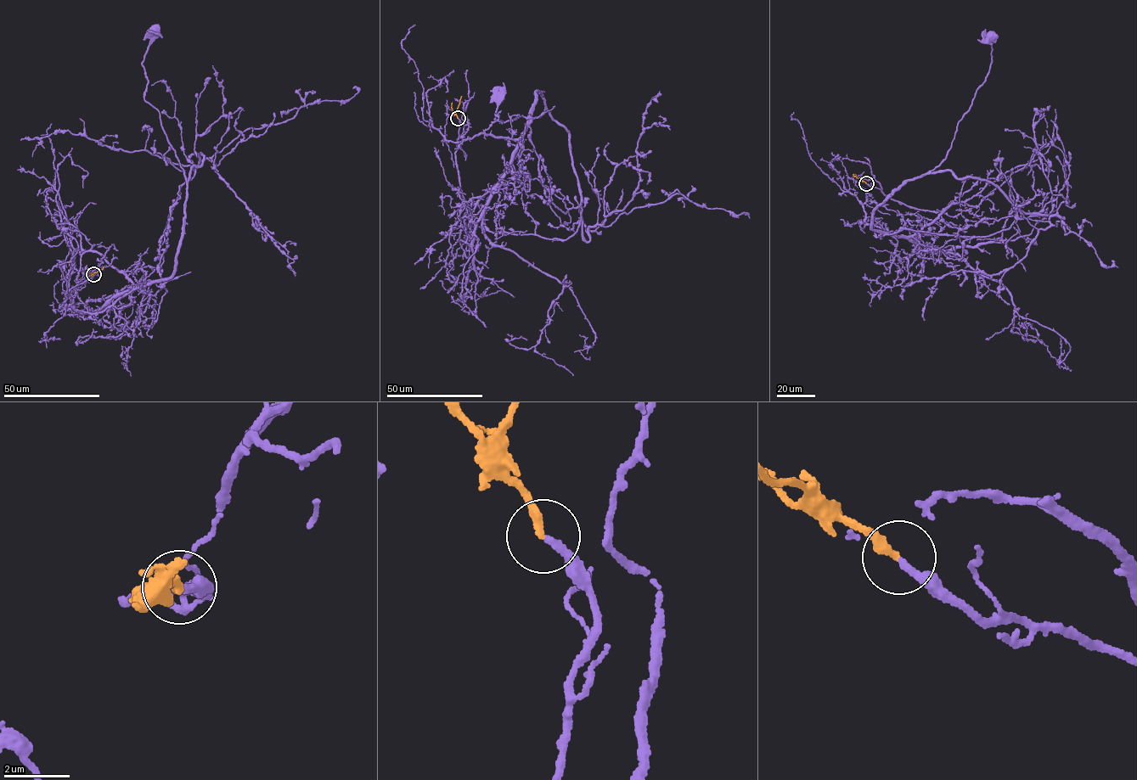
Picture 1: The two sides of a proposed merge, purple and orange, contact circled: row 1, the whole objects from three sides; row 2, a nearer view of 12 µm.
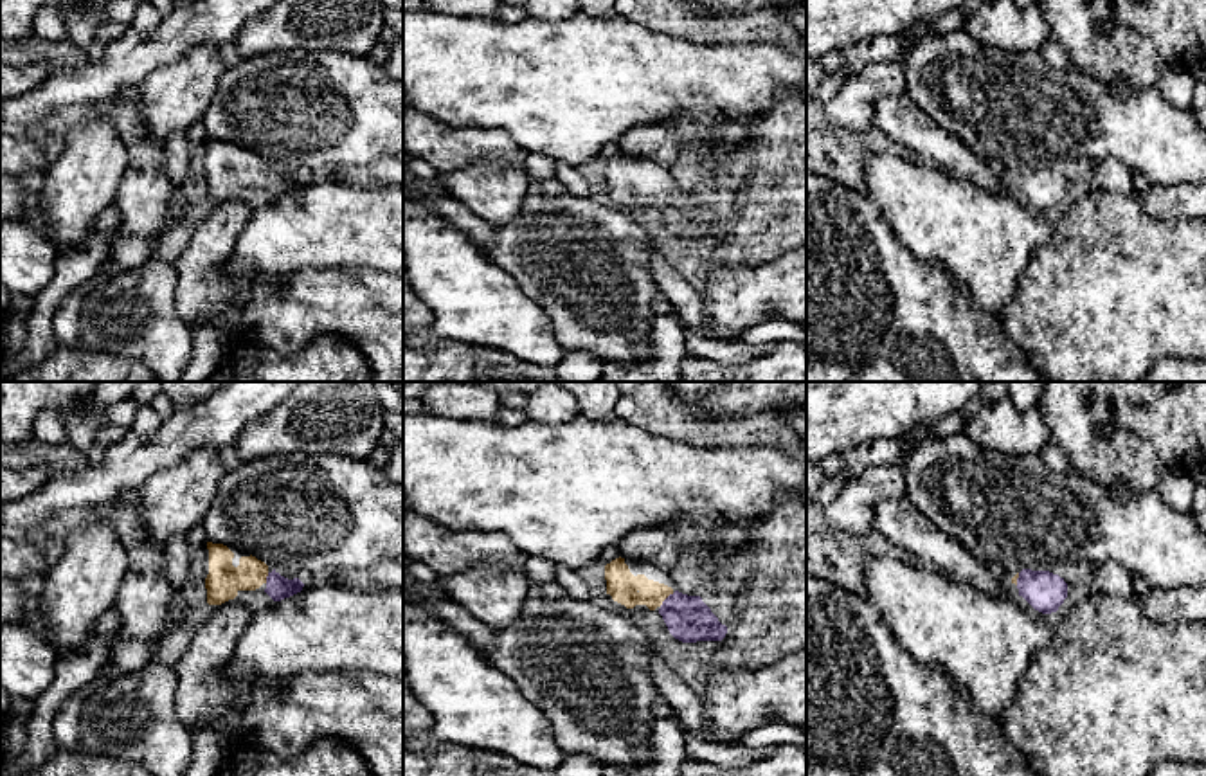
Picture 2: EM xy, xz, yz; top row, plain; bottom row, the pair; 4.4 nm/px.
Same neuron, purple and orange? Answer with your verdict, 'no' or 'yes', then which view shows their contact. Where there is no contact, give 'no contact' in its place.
yes; meets purple in xz

